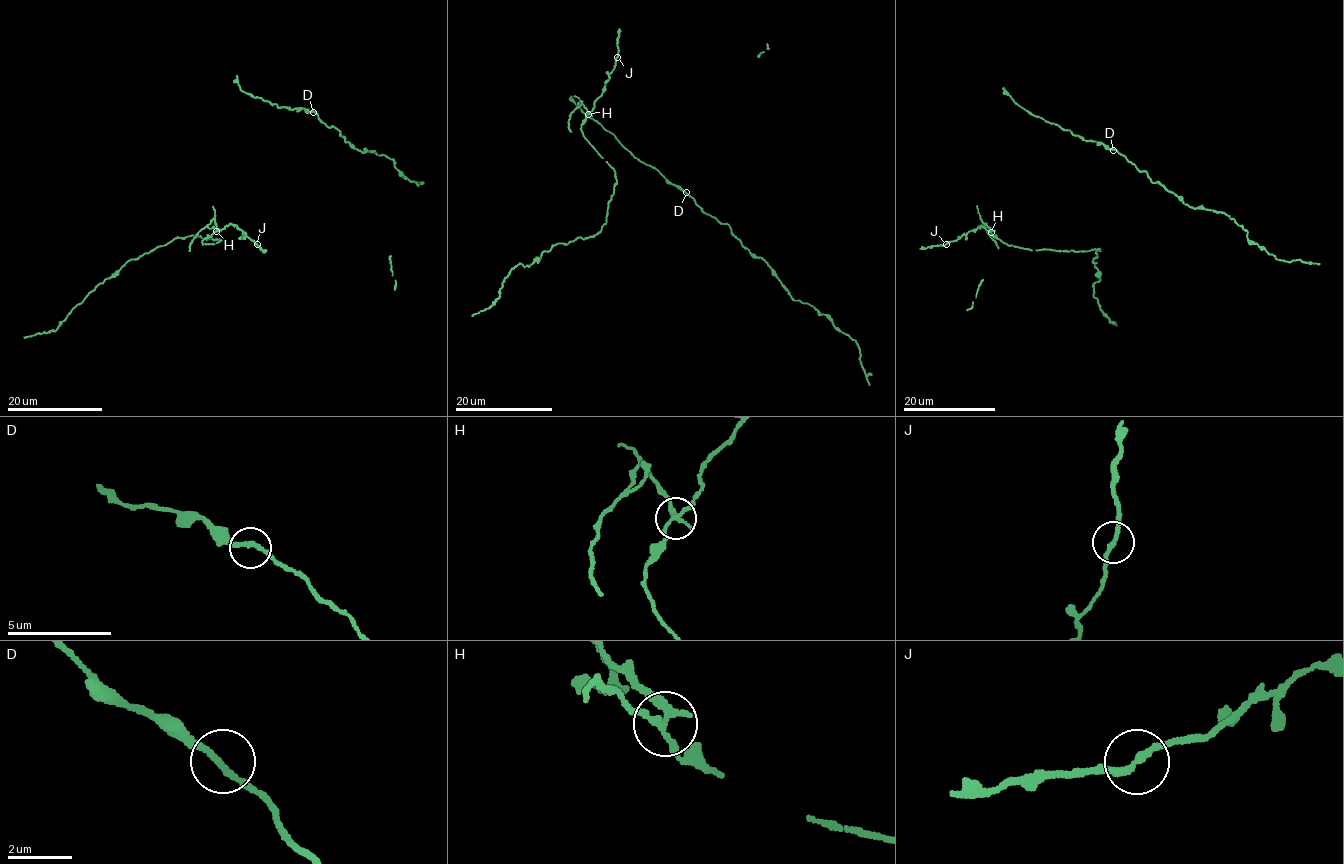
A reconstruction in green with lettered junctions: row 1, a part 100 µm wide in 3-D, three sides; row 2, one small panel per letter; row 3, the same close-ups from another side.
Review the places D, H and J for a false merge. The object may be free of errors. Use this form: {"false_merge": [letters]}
{"false_merge": ["H"]}

